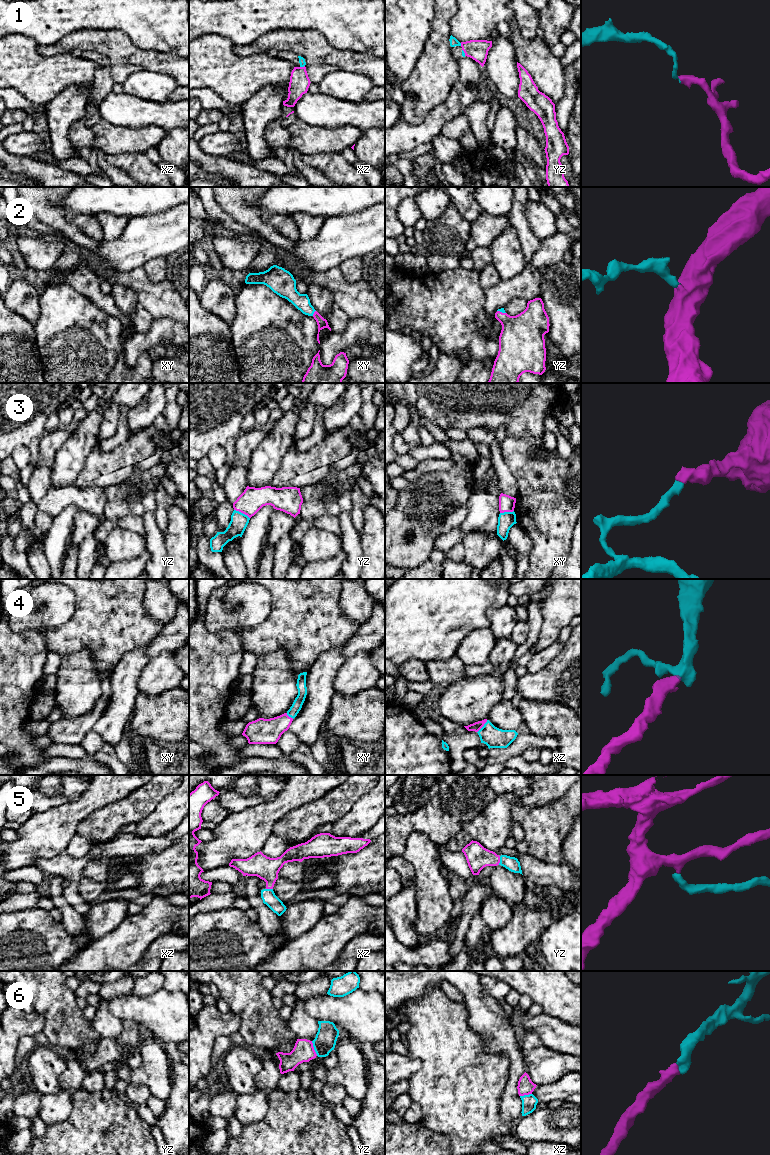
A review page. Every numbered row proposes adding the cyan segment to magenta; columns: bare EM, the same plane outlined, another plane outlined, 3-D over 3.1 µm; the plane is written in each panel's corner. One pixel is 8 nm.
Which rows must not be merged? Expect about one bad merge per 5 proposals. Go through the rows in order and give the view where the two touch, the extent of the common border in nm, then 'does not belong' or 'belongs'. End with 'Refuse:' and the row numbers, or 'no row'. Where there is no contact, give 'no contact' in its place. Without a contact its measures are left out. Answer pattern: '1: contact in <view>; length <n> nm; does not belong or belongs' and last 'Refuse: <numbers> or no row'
1: contact in yz; length 30 nm; belongs
2: contact in xy; length 50 nm; belongs
3: contact in yz; length 150 nm; does not belong
4: contact in xz; length 130 nm; belongs
5: contact in yz; length 70 nm; belongs
6: contact in yz; length 130 nm; belongs
Refuse: 3

